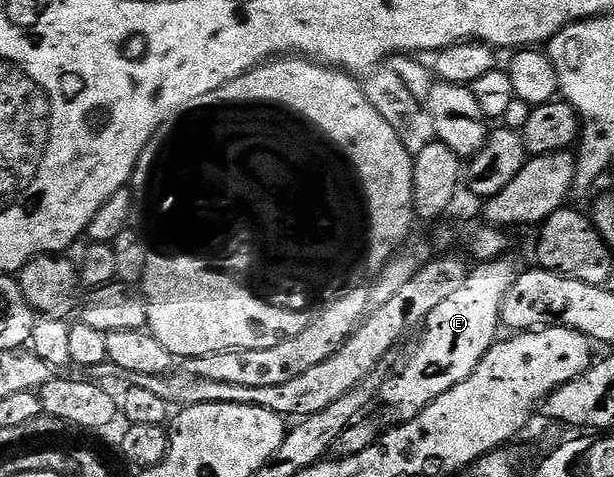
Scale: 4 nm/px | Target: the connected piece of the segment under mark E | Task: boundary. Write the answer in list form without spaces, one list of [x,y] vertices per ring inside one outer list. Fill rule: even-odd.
[[[502,256],[493,262],[474,265],[469,278],[463,280],[463,288],[456,290],[429,314],[420,331],[421,339],[401,374],[382,381],[379,402],[397,417],[398,423],[410,422],[427,408],[427,404],[439,400],[443,392],[451,392],[455,384],[463,384],[463,380],[475,372],[493,343],[498,341],[497,330],[502,329],[501,309],[519,273],[518,267],[513,267],[508,260]]]

